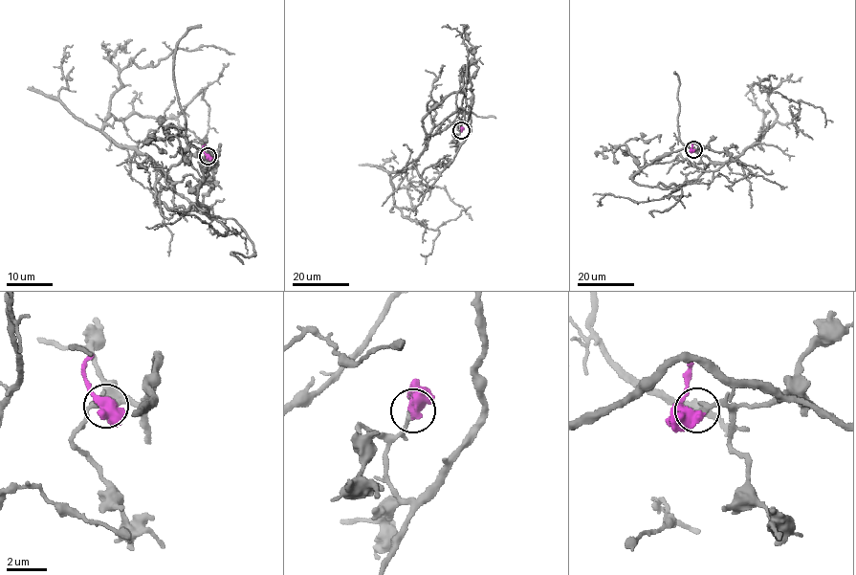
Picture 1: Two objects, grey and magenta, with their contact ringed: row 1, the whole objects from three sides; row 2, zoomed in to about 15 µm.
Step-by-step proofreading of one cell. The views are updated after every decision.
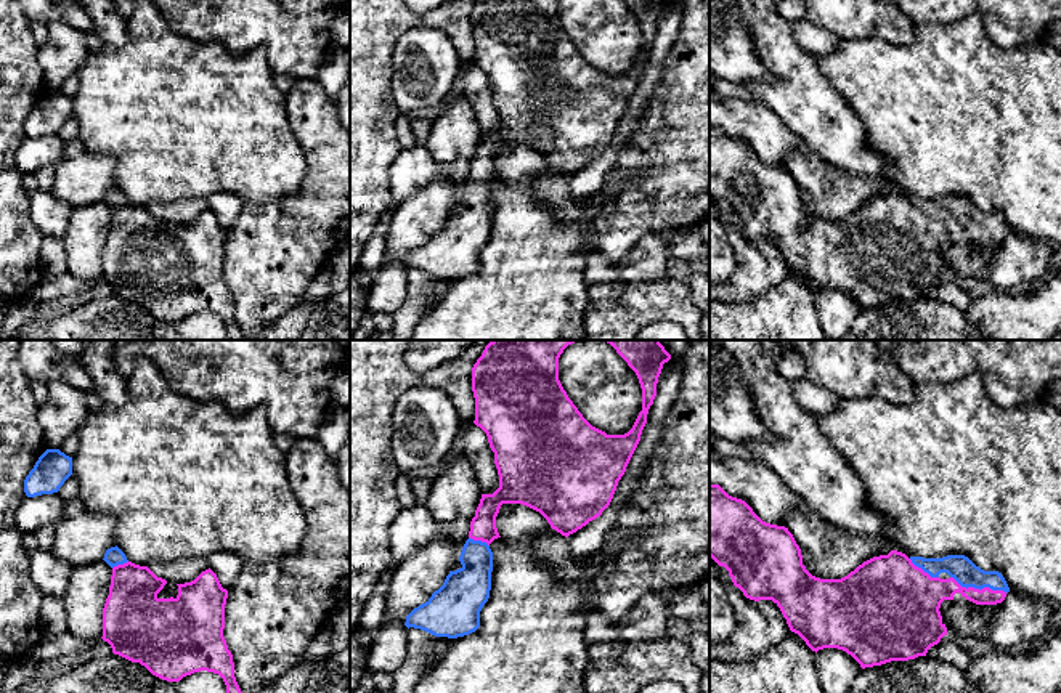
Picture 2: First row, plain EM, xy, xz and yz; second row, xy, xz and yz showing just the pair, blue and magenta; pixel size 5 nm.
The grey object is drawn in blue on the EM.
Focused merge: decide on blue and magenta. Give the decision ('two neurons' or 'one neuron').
one neuron

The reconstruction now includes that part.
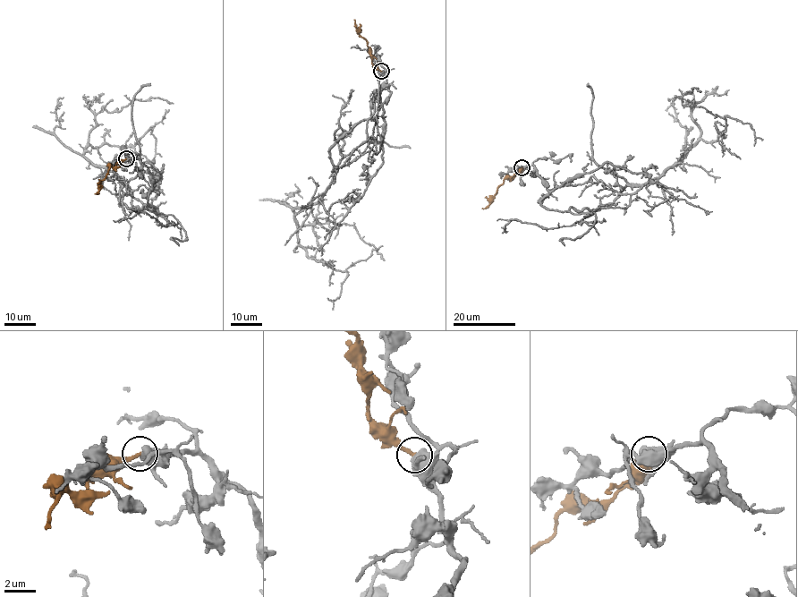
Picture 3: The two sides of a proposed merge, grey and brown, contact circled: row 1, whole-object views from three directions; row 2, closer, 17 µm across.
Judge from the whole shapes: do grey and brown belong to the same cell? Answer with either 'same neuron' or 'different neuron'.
different neuron

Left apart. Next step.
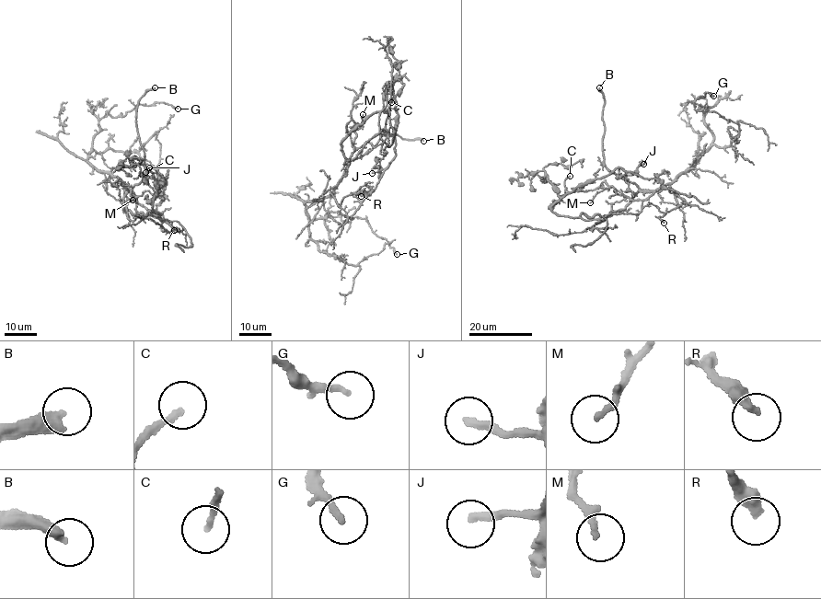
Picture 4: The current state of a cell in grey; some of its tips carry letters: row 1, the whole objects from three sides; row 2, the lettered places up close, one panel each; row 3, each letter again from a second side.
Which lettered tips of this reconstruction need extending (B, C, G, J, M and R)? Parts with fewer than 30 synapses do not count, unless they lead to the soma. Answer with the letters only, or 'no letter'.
B, C, J

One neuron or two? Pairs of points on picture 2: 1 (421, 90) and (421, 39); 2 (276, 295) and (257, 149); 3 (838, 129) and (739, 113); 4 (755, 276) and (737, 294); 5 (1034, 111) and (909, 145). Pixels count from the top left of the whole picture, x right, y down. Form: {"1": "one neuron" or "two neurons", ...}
{"1": "one neuron", "2": "two neurons", "3": "two neurons", "4": "one neuron", "5": "one neuron"}

